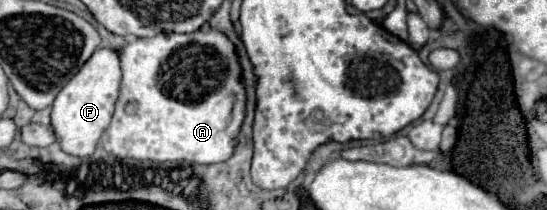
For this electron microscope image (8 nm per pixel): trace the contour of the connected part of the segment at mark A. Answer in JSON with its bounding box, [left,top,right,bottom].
[100,30,244,164]

